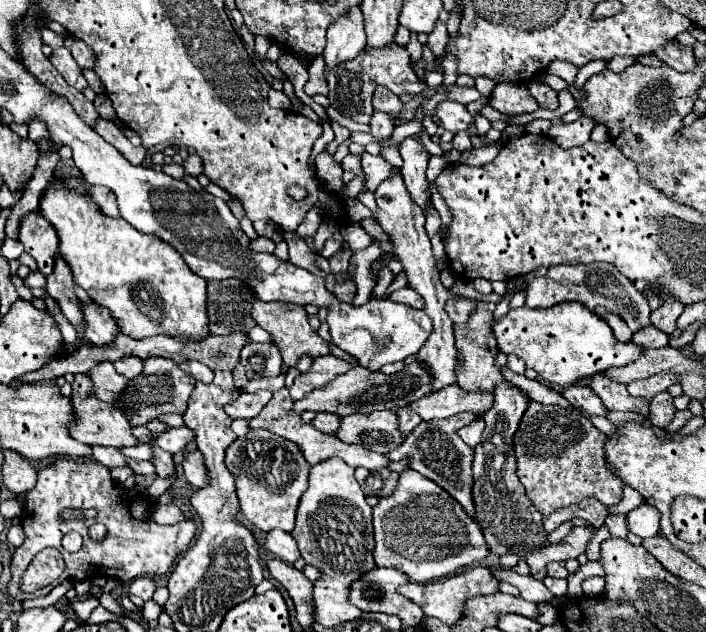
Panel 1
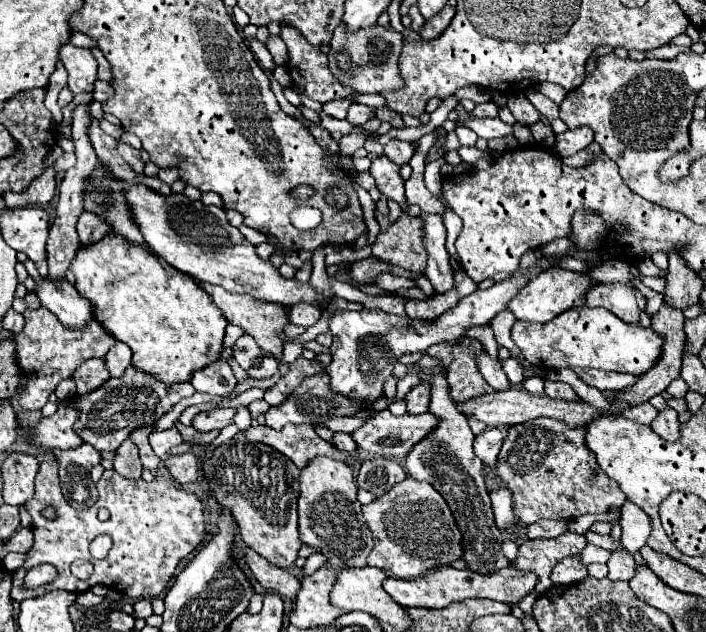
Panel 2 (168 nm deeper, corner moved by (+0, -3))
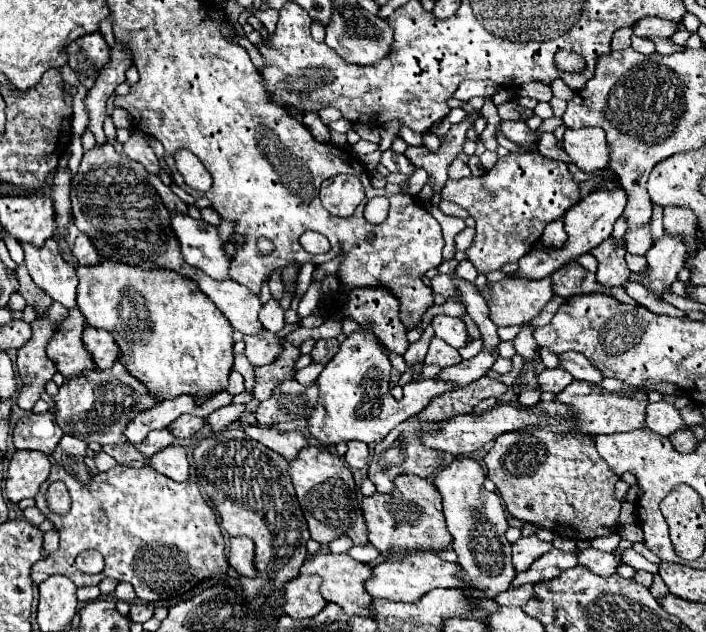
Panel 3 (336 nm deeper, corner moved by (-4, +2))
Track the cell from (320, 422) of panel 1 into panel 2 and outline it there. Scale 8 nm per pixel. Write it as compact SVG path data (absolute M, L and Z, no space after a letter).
M335 432L333 434L333 444L339 448L339 450L347 450L347 452L353 452L357 446L353 442L353 438L345 432Z

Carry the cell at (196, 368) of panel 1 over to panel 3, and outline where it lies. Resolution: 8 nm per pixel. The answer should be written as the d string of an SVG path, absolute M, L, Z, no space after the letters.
M233 369L233 373L231 373L231 377L229 377L229 389L227 389L231 395L239 395L239 393L243 393L245 391L245 379L243 379L243 375L241 373L237 373L235 369Z

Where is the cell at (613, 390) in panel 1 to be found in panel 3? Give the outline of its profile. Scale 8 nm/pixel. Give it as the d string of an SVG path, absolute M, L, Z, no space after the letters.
M665 401L647 405L647 427L663 437L669 437L679 429L689 429L689 425L683 423L679 411Z

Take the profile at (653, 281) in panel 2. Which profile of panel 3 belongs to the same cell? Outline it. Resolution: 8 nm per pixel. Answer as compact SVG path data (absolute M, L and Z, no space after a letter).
M627 252L625 260L631 272L640 272L647 266L647 261L644 256L632 255Z

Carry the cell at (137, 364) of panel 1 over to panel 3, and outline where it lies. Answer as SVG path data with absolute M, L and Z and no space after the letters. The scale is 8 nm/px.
M85 327L83 331L83 345L89 351L93 363L99 369L109 369L113 367L117 359L117 343L113 341L113 335L105 333L103 329L93 329Z

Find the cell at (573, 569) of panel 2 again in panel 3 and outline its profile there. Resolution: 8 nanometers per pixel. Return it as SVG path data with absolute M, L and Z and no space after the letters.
M597 549L577 551L577 559L579 559L581 565L585 565L587 569L591 569L593 573L597 573L601 577L609 577L609 575L617 573L617 567L621 565L615 555L603 553L603 551L597 551Z

